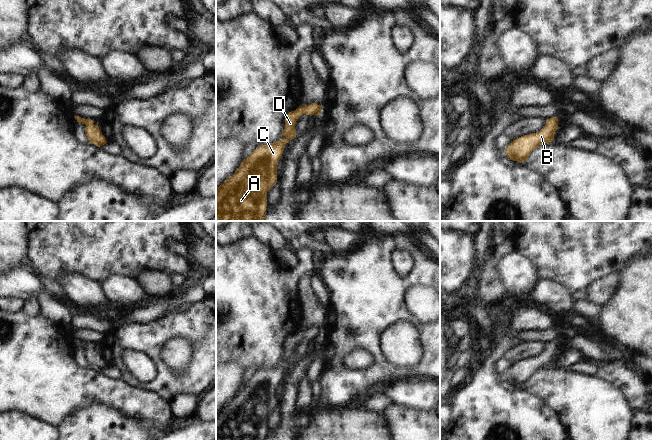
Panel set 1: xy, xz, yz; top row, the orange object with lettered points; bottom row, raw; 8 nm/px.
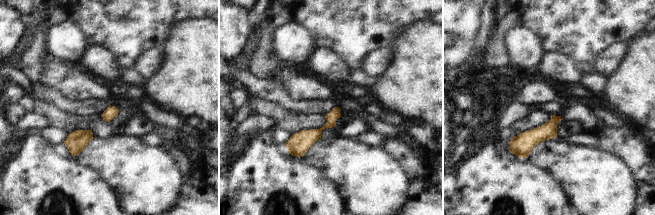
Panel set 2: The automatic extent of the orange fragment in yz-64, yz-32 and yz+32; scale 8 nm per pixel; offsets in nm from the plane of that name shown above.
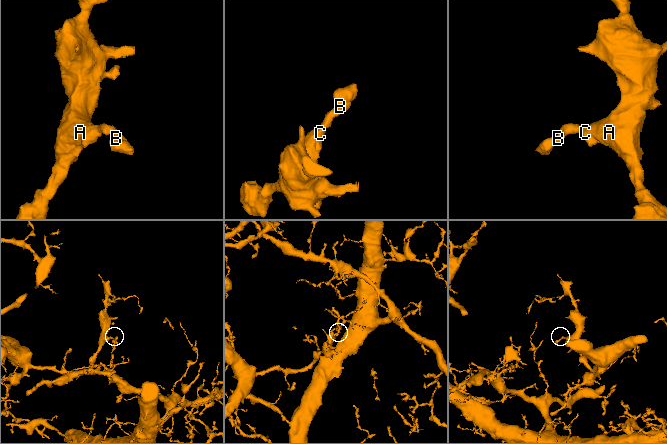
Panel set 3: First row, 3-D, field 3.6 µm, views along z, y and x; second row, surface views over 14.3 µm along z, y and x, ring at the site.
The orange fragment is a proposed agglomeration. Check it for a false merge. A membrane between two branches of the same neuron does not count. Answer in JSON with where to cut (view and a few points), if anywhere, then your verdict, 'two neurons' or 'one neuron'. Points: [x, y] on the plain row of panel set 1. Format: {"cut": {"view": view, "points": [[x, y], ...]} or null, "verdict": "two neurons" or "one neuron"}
{"cut": null, "verdict": "one neuron"}

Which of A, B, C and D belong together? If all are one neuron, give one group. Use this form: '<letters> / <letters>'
A B C D

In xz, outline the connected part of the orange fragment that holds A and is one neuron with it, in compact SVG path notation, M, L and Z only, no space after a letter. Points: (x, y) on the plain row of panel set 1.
M312 327L289 336L285 341L285 353L280 359L286 362L258 370L243 384L235 397L216 413L216 440L266 440L267 416L277 407L278 386L283 378L285 368L296 361L295 348L303 338L321 339L321 330Z

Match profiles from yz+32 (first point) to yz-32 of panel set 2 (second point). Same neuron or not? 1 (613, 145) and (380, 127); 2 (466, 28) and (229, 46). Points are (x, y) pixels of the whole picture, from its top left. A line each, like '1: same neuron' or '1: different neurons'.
1: different neurons
2: same neuron

